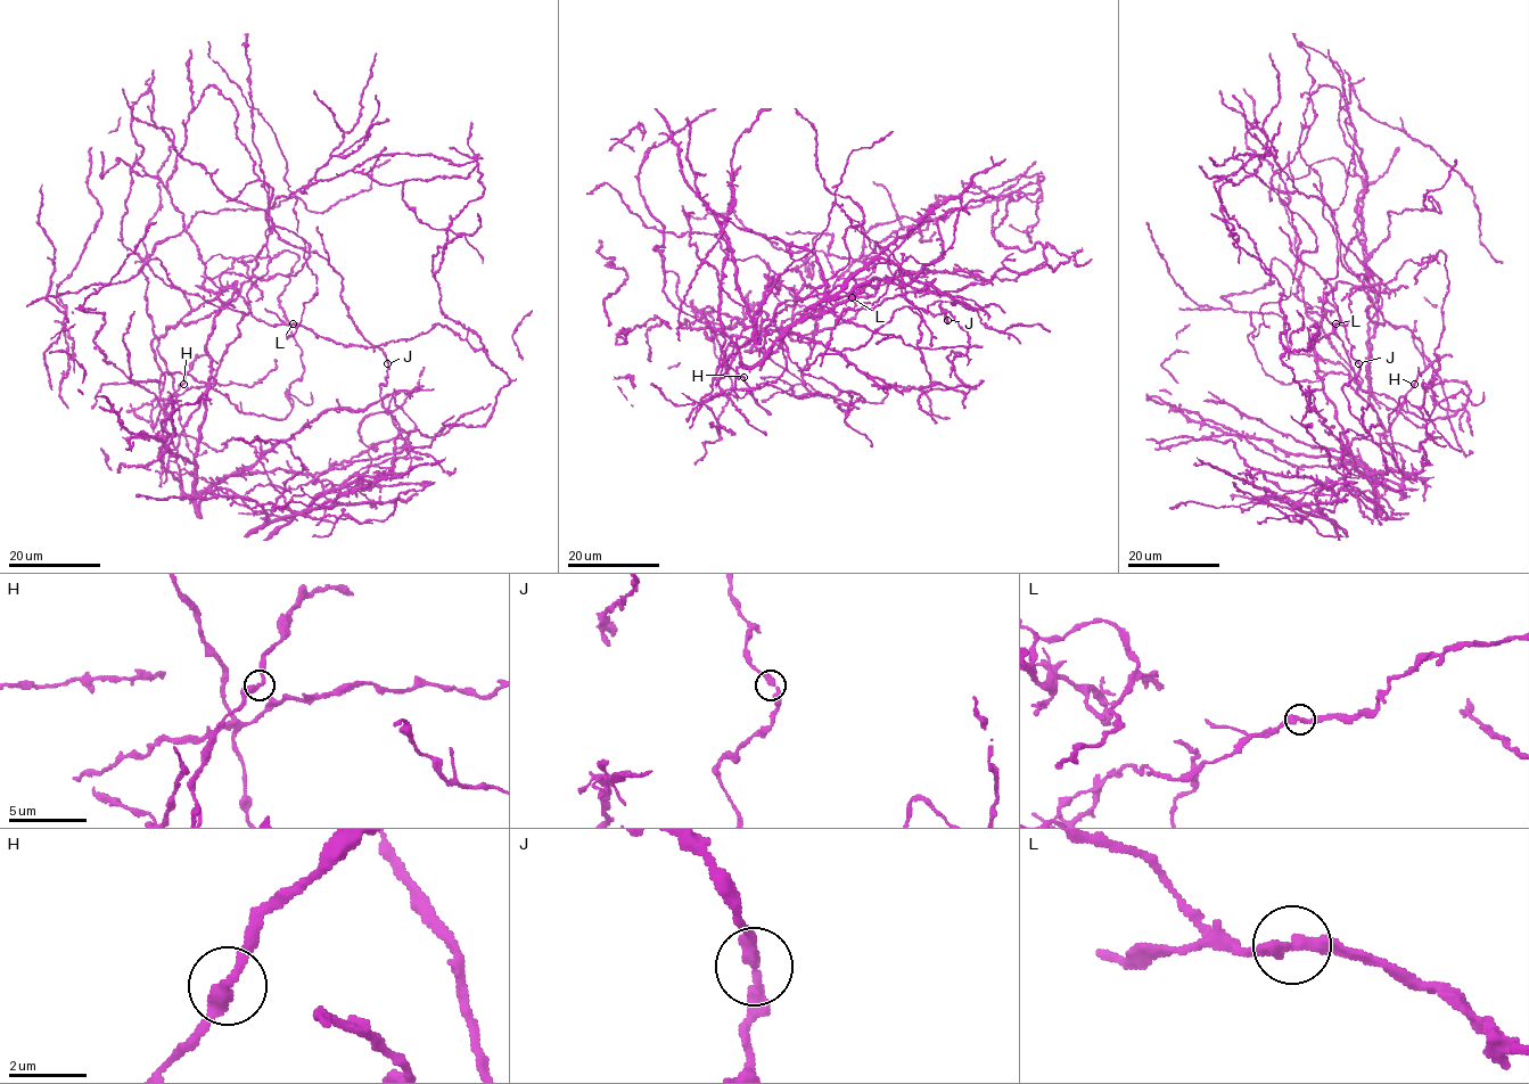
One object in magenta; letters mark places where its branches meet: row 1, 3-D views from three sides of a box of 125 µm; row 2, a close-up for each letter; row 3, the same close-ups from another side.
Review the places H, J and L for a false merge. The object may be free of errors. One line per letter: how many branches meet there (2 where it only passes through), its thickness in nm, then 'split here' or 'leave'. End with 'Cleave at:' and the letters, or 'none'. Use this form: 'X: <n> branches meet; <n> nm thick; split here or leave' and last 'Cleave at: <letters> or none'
H: 2 branches meet; 300 nm thick; leave
J: 2 branches meet; 280 nm thick; leave
L: 2 branches meet; 280 nm thick; leave
Cleave at: none

